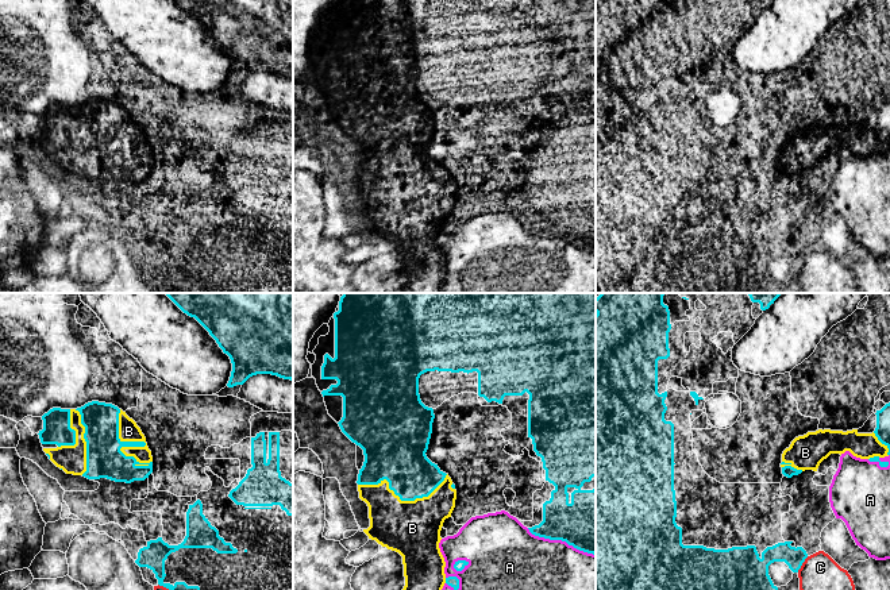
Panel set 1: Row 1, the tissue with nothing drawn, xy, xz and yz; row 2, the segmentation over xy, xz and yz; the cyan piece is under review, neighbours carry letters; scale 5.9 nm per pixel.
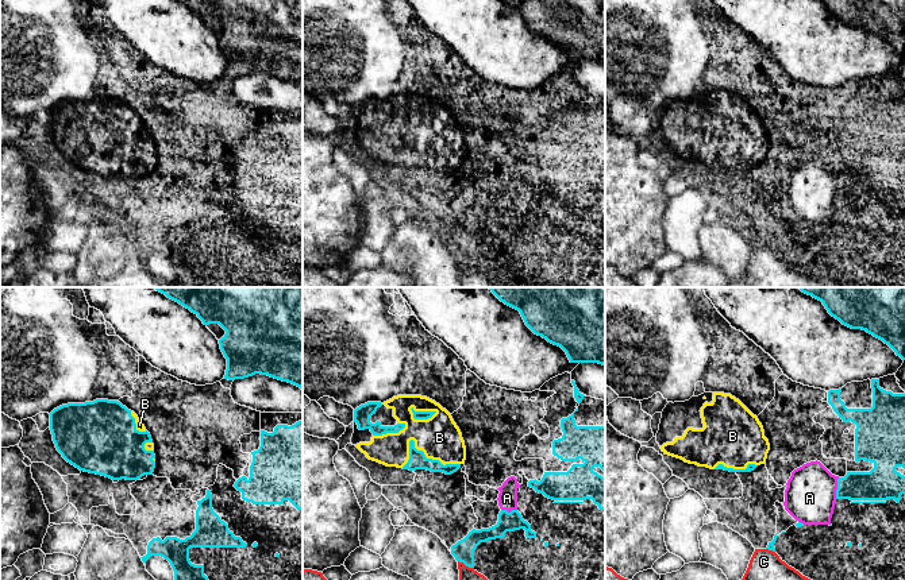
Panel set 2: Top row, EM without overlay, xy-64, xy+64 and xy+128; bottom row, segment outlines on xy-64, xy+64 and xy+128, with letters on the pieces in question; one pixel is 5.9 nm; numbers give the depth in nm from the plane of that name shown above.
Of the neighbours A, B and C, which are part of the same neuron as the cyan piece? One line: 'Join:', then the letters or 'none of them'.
Join: none of them

